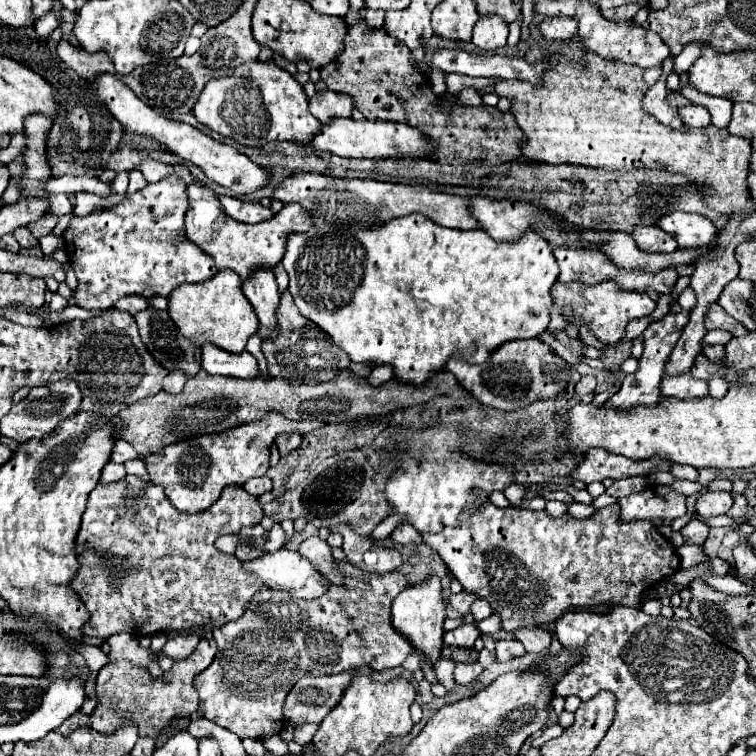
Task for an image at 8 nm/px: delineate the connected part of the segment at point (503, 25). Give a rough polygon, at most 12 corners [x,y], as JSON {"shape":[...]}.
{"shape":[[497,14],[477,20],[471,42],[483,52],[505,46],[507,22]]}

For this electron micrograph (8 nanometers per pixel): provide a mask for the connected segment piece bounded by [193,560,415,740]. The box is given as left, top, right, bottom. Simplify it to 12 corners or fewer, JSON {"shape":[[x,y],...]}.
{"shape":[[343,560],[343,588],[263,588],[213,628],[205,718],[261,740],[301,676],[395,668],[399,570]]}

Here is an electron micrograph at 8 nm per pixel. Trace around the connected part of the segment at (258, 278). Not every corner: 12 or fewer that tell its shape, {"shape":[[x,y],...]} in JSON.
{"shape":[[253,270],[243,294],[261,322],[259,334],[277,334],[279,288],[273,270]]}

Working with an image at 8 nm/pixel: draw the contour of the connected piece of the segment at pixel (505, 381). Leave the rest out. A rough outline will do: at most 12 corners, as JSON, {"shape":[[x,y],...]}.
{"shape":[[535,338],[483,364],[445,364],[479,402],[525,408],[565,392],[565,362]]}

